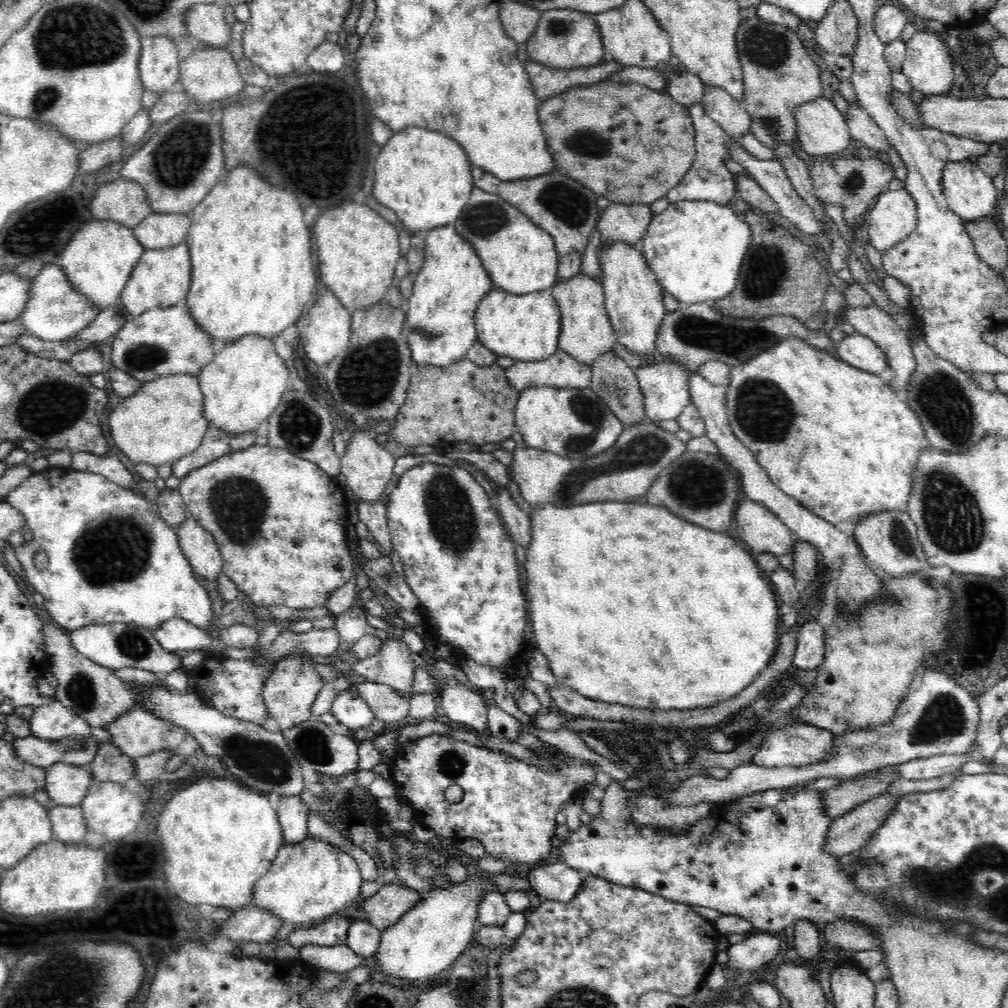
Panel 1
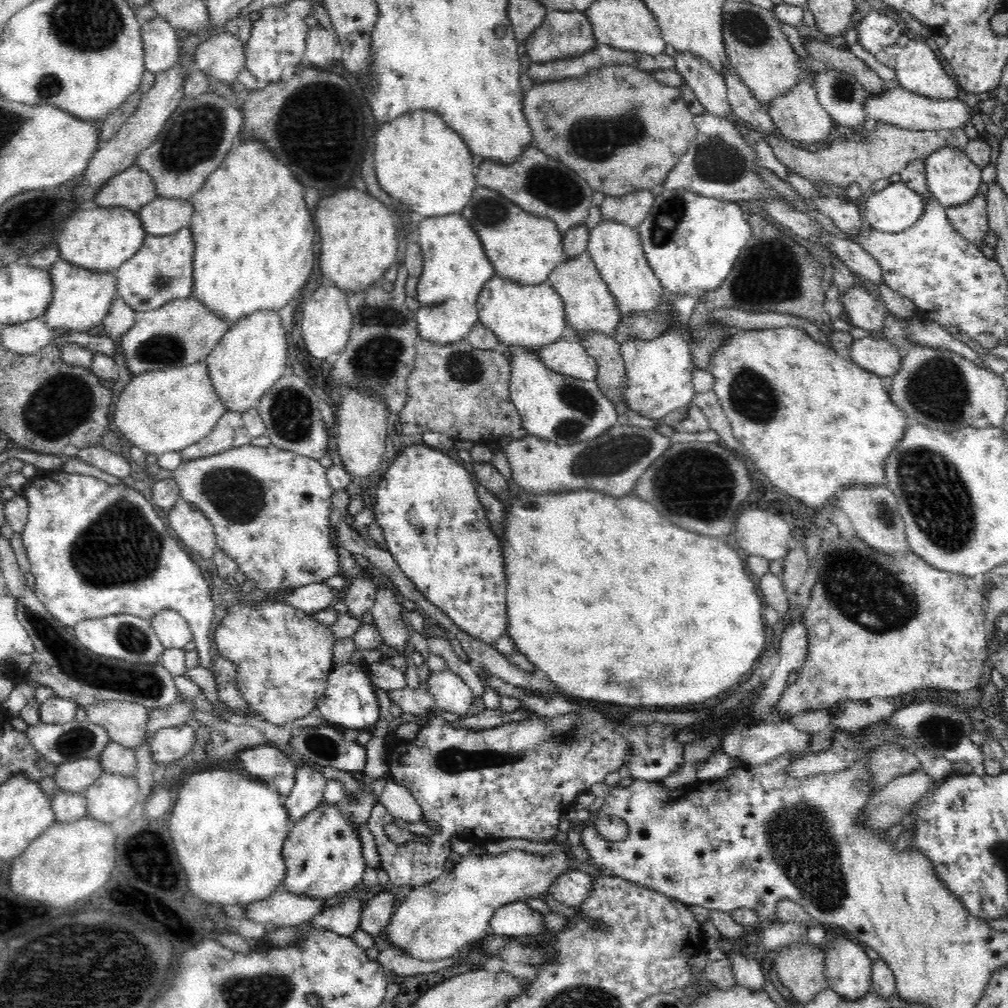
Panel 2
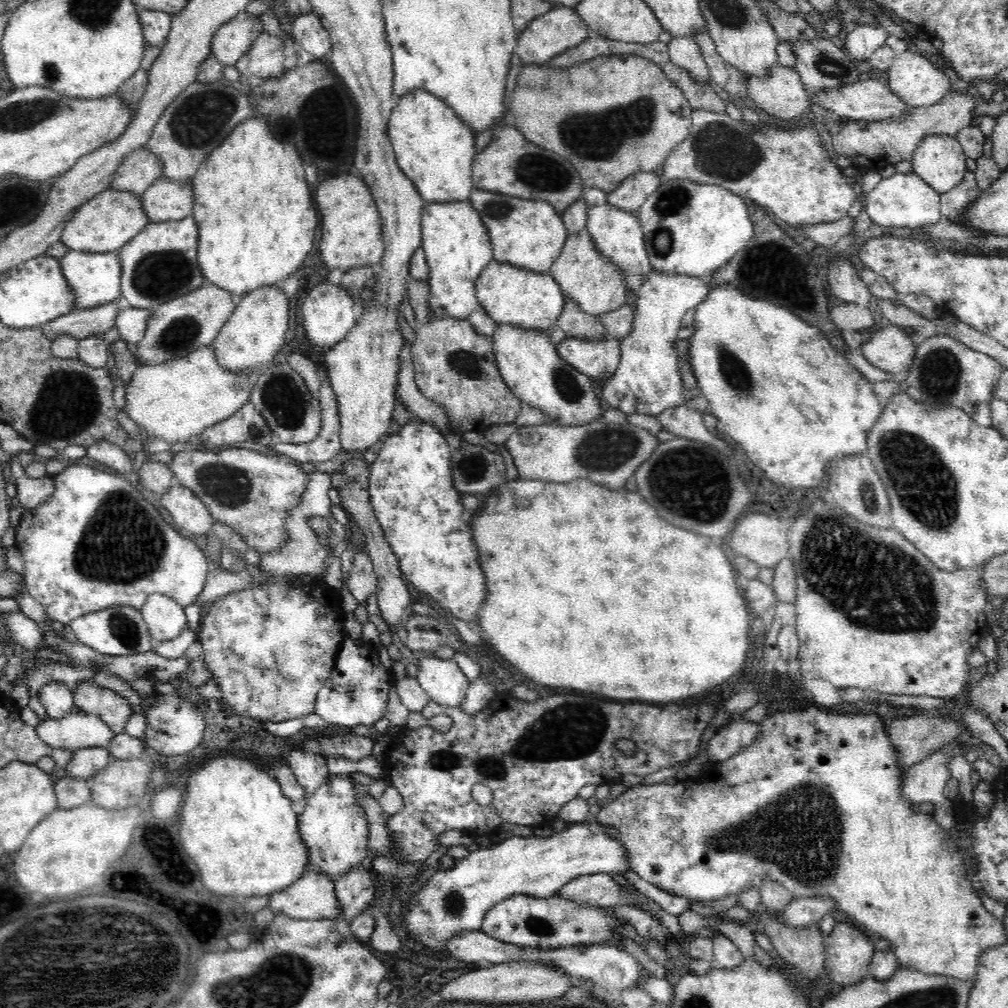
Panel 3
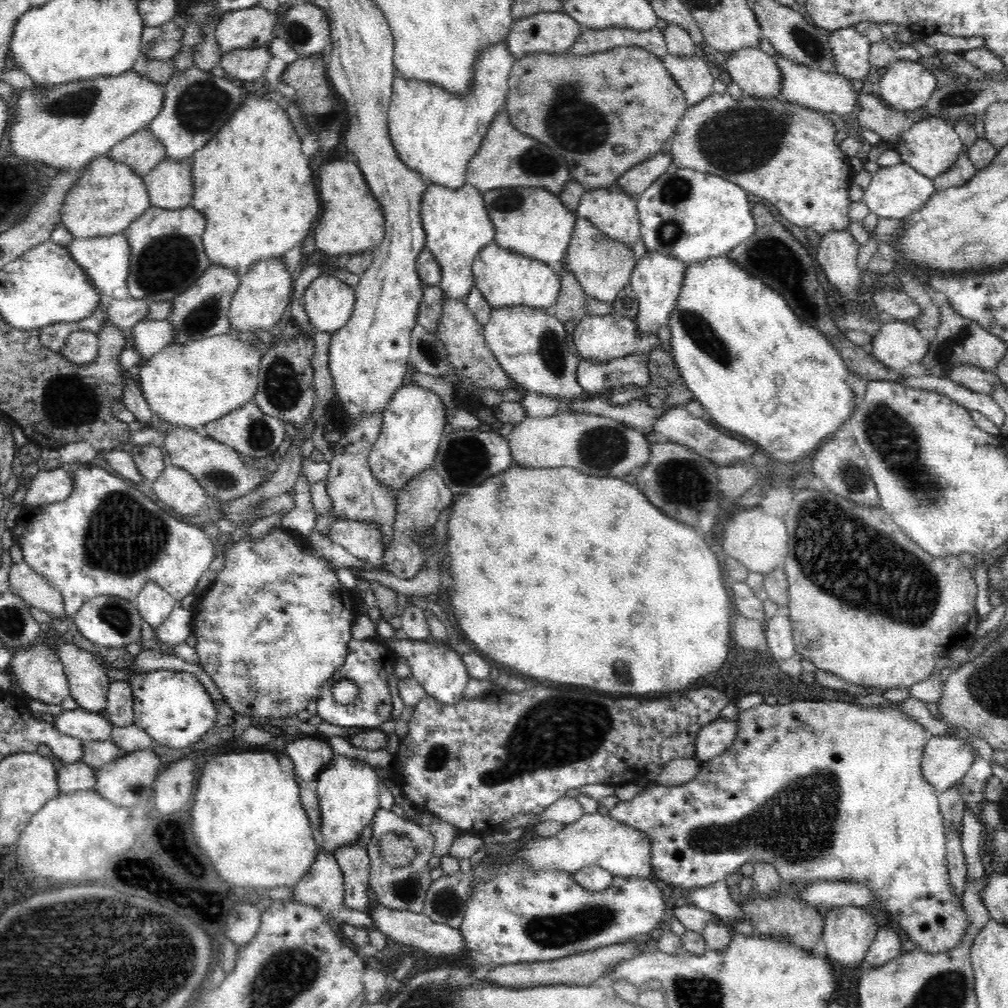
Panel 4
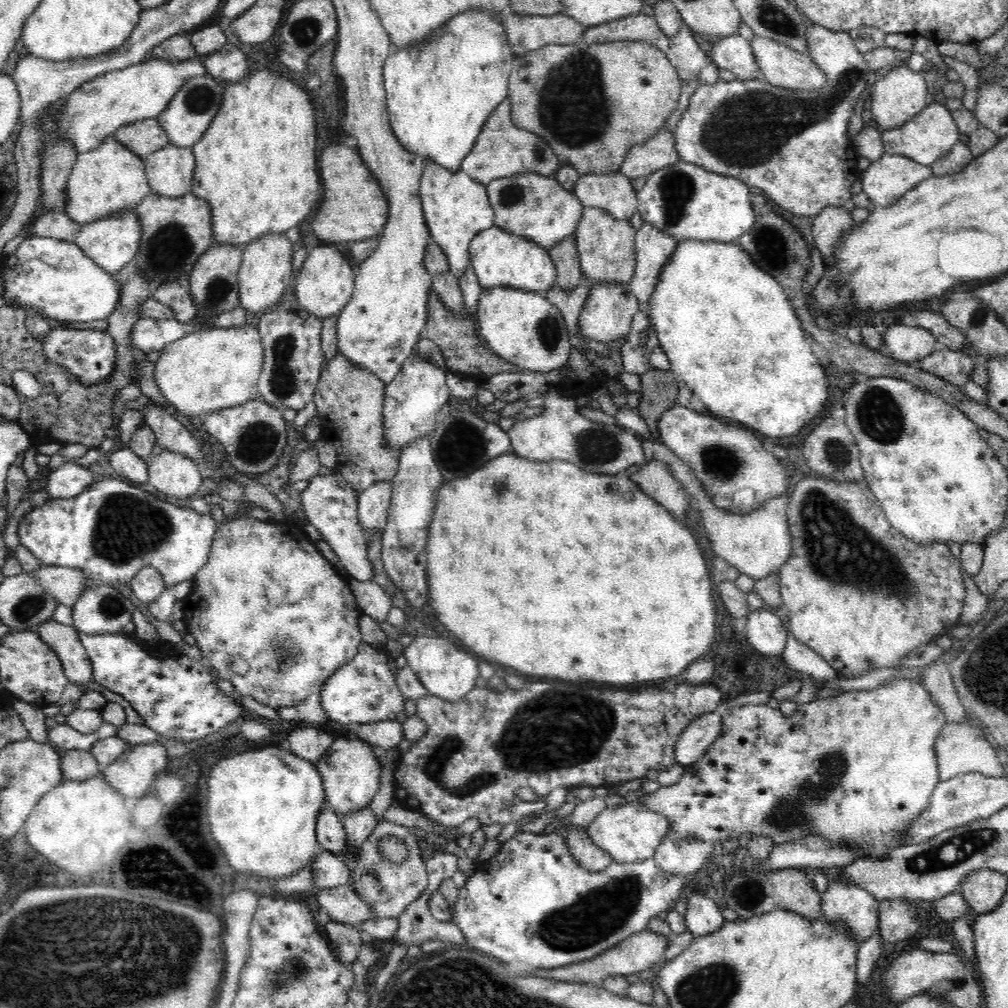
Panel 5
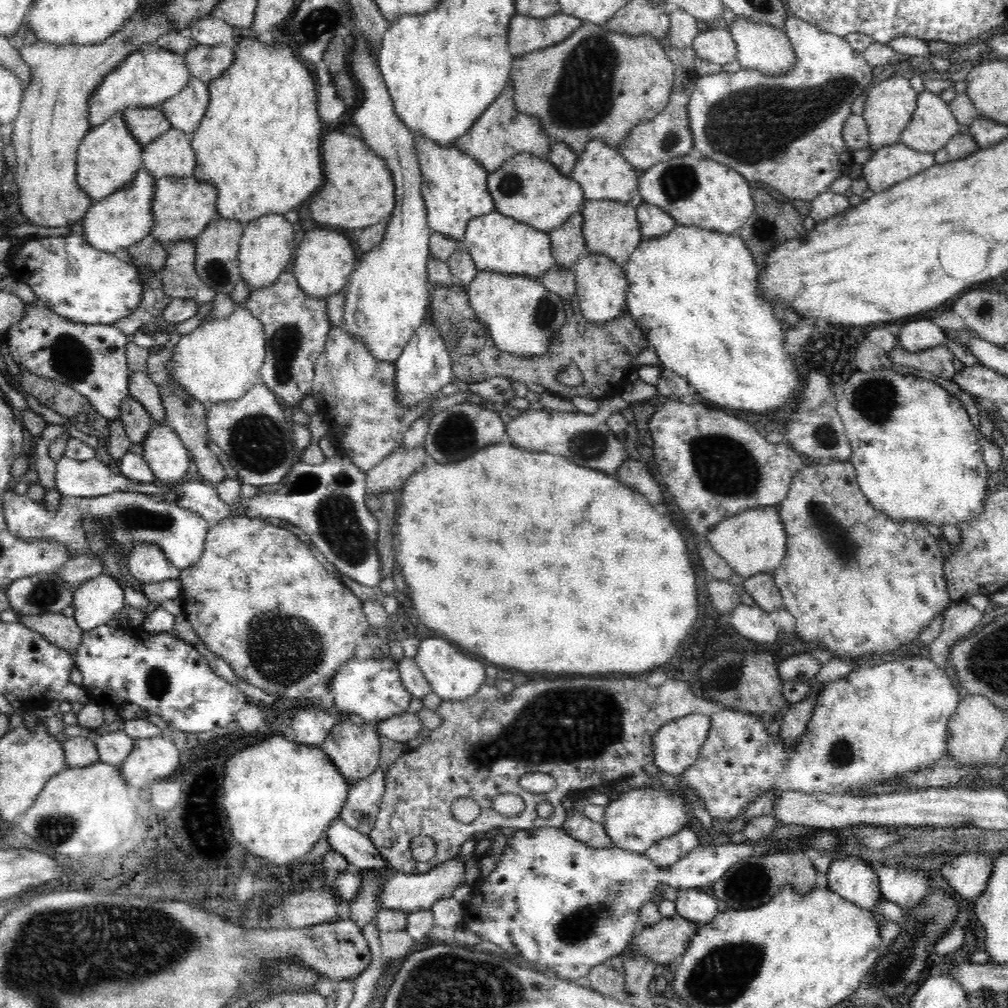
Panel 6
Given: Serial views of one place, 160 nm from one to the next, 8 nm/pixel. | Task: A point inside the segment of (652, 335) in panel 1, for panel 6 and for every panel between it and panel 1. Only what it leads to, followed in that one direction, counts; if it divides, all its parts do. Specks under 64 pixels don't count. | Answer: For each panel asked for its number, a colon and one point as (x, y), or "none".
2: (617, 251)
3: (618, 235)
4: (615, 214)
5: (613, 192)
6: (602, 172)

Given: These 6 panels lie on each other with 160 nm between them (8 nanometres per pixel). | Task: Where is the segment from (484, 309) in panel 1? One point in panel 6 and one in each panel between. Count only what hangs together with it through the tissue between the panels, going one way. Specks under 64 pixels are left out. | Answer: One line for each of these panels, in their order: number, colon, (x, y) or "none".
2: (528, 316)
3: (533, 301)
4: (505, 278)
5: (499, 259)
6: (497, 243)

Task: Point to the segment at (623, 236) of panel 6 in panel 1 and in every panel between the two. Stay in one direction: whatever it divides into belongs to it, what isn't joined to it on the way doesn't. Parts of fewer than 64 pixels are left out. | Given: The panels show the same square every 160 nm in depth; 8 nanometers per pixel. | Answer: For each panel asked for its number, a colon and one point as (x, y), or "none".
1: (586, 333)
2: (589, 307)
3: (594, 282)
4: (603, 267)
5: (606, 246)

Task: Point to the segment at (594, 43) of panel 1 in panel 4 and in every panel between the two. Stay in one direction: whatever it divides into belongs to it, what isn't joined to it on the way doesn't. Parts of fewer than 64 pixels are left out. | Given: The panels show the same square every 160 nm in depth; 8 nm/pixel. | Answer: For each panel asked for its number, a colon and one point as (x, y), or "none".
2: (562, 34)
3: (561, 28)
4: (553, 32)

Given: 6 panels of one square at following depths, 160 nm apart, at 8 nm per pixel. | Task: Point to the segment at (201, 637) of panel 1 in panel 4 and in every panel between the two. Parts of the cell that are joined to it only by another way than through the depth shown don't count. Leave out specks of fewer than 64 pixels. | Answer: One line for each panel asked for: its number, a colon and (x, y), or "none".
2: (173, 631)
3: (165, 619)
4: (155, 605)

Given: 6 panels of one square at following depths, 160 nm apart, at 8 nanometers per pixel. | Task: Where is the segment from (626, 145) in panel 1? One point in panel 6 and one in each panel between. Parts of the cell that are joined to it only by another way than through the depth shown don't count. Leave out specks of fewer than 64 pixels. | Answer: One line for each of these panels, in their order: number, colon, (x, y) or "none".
2: (617, 128)
3: (613, 117)
4: (606, 112)
5: (591, 103)
6: (596, 84)

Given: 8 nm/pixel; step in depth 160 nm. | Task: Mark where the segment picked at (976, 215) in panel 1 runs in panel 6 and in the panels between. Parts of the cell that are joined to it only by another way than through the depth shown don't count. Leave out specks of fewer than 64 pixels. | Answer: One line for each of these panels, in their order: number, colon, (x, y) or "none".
2: (953, 178)
3: (940, 160)
4: (931, 147)
5: (929, 136)
6: (933, 125)

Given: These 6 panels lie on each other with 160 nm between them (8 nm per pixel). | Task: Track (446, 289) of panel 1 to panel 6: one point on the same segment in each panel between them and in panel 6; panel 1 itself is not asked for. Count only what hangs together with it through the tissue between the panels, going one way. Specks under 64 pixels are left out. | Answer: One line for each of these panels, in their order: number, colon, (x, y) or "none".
2: (455, 268)
3: (456, 243)
4: (457, 227)
5: (456, 207)
6: (455, 186)

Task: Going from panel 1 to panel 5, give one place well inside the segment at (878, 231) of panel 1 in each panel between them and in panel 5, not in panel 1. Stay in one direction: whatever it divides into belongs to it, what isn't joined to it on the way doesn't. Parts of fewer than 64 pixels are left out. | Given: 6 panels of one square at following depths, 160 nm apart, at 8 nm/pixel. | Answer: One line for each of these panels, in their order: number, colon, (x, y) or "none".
2: (896, 208)
3: (904, 200)
4: (896, 192)
5: (885, 181)

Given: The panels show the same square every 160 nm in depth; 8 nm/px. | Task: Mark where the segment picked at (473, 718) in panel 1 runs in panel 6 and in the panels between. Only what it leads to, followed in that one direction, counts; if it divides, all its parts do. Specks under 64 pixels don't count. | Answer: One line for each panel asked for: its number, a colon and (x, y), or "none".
2: (450, 693)
3: (444, 682)
4: (439, 668)
5: (448, 673)
6: (452, 675)

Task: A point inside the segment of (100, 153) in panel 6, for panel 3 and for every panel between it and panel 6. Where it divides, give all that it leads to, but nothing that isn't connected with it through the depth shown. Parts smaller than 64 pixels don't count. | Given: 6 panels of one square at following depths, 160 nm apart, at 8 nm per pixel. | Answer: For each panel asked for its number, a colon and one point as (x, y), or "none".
3: (108, 222)
4: (109, 196)
5: (110, 179)

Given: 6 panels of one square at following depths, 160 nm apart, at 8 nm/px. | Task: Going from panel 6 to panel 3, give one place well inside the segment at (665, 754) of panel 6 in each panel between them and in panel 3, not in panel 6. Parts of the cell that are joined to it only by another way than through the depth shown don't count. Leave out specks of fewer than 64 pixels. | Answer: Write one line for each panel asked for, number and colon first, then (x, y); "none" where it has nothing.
3: (728, 741)
4: (716, 737)
5: (695, 740)

